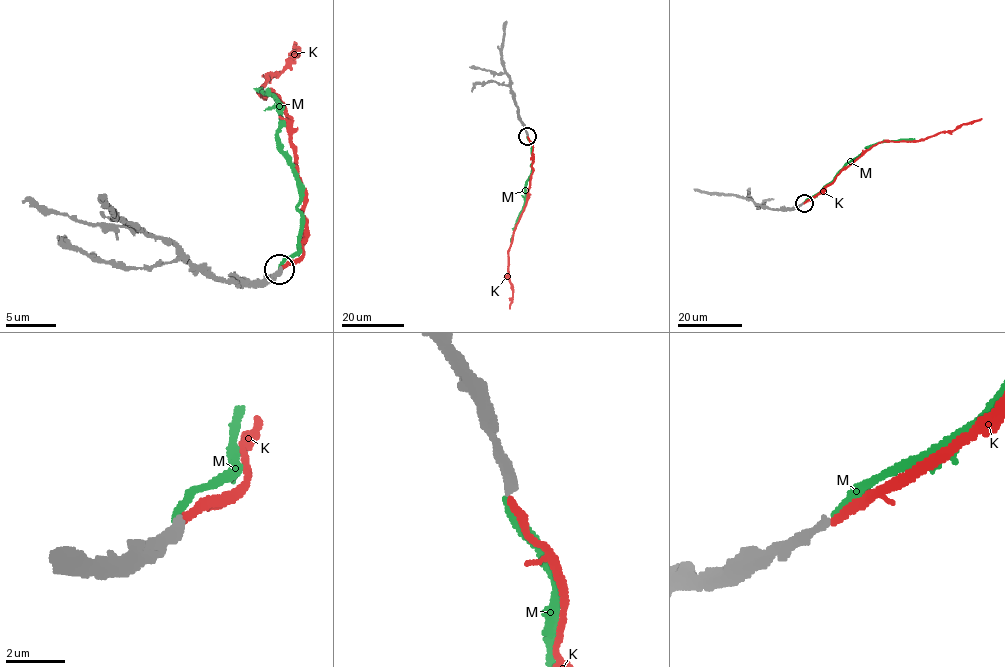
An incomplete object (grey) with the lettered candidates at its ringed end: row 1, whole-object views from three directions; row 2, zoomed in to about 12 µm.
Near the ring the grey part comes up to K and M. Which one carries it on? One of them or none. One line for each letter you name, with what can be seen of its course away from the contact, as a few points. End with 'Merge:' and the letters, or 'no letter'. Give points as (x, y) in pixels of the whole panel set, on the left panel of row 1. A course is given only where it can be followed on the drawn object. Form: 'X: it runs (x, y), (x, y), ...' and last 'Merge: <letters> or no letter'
M: it runs (279, 268), (300, 253), (305, 220), (296, 206), (299, 178), (280, 150), (284, 116), (259, 90)
Merge: M

